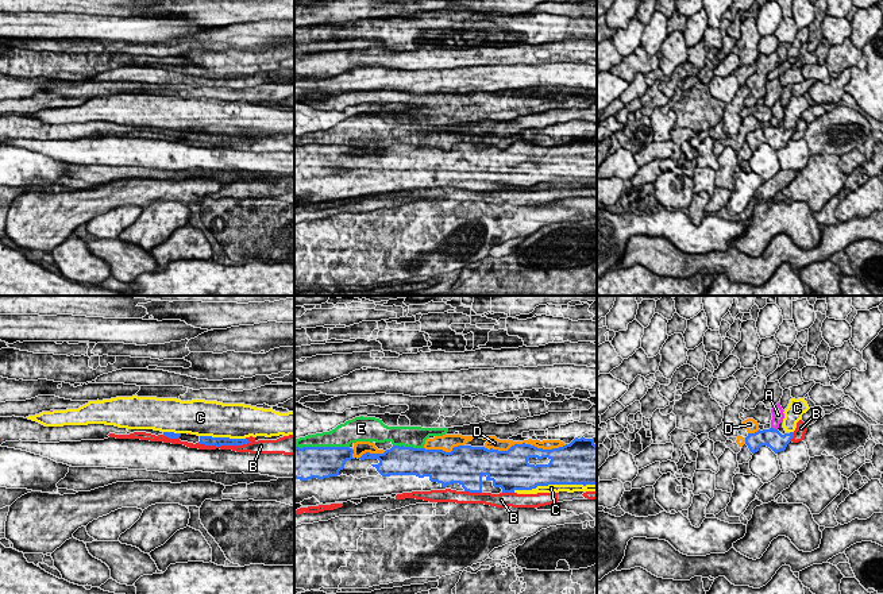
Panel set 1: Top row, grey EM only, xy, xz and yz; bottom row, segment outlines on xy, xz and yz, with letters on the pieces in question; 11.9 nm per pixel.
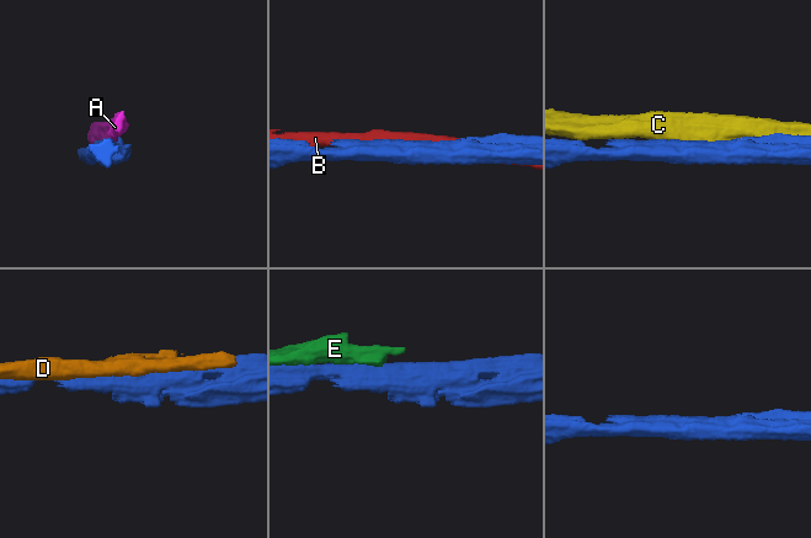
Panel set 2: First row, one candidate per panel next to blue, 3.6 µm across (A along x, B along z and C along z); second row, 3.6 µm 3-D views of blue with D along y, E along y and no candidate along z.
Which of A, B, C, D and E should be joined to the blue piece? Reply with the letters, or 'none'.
none

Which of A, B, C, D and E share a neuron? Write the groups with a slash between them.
A / B / C / D E

